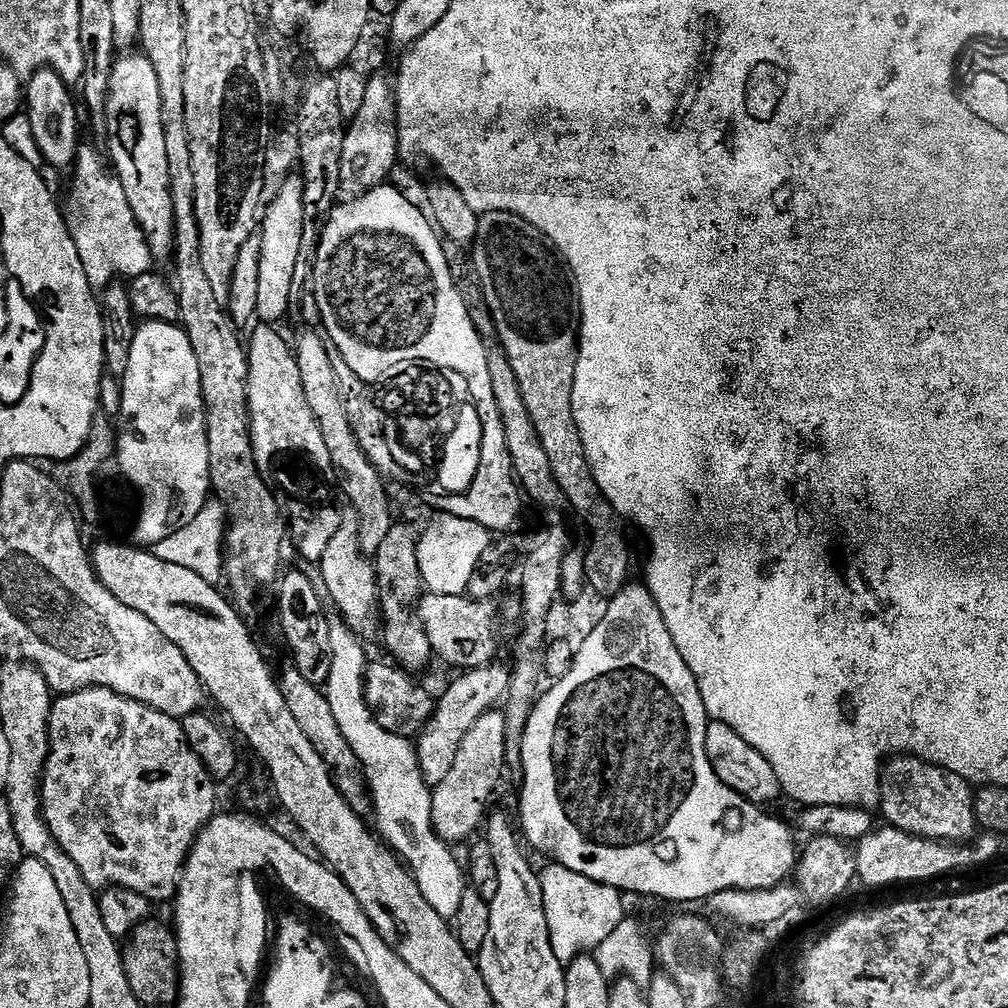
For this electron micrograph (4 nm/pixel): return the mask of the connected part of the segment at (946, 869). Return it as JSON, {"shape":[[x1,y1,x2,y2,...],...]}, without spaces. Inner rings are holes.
{"shape":[[891,826,883,827,862,837,858,841,860,852,858,848,855,853,859,883,869,884,872,888,888,888,891,884,920,884,923,880,936,880,939,876,948,876,951,872,958,871,959,868,972,868,975,864,984,864,987,860,994,859,1000,852,1001,841,992,834,981,835,971,846,953,846,948,842,911,836,910,833]]}

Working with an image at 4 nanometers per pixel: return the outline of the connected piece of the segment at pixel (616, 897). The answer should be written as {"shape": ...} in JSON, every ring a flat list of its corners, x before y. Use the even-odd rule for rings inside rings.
{"shape":[[552,862,539,873,543,909,555,957,563,964,593,953,610,936,618,923,626,918,623,895,614,887,598,884,585,875,576,874,561,864]]}

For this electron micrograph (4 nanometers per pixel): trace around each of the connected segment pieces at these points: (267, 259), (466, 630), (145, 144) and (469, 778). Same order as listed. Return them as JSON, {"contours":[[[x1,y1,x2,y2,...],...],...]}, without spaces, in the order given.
{"contours":[[[299,175,288,177,277,196,272,196,272,205,259,225,258,235,262,246,262,258,258,262,258,310,257,317,265,325,272,326,283,316,289,315,290,286,294,286,294,266,302,245,304,182]],[[428,594,418,605,418,619,430,640,437,657,460,668,456,670,480,670,496,656,496,612,491,603,470,600,467,595,437,596]],[[135,54,121,55,119,59,115,61,112,68,112,77,109,80,107,104,108,131,106,142,108,142,108,152,112,155,112,160,110,158,111,167,114,169,115,175,119,176,123,189,126,190,127,201,134,212,134,218,137,220,138,226,140,226,142,231,144,231,145,237,148,240,149,248,152,251,153,261,171,261,174,256,176,243,172,237,172,187,170,186,170,162,166,162,166,134,164,133,164,123,162,122,162,94,158,90,158,78,154,74,154,66,150,63,148,57,143,54,137,54,137,56,134,55]],[[489,710,483,713,478,722,474,722,474,726,466,730,466,738,462,738,462,746,458,746,458,754,454,754,454,766,450,766,450,774,446,774,446,778,435,785,432,794,430,828,436,833,436,839,449,846,457,846,463,840,471,841,477,835,476,827,485,823,489,811,488,799,491,798,500,775,506,772,505,746,506,722,503,711]]]}

